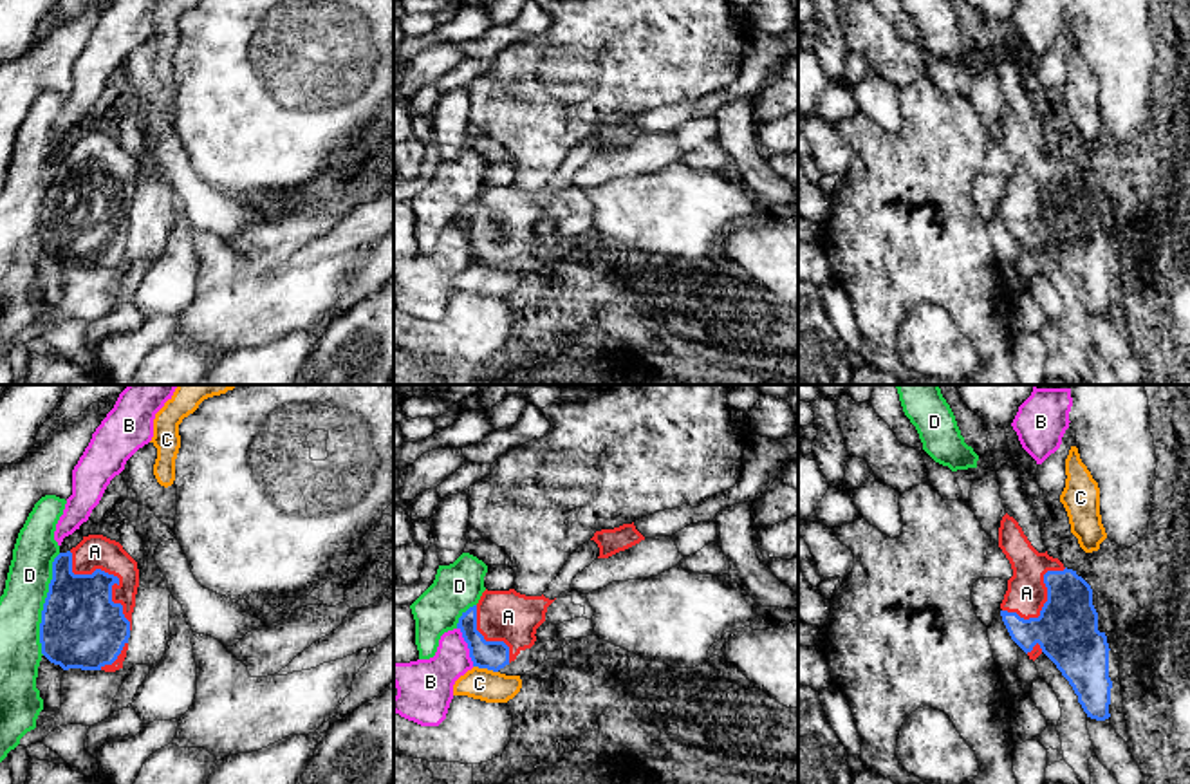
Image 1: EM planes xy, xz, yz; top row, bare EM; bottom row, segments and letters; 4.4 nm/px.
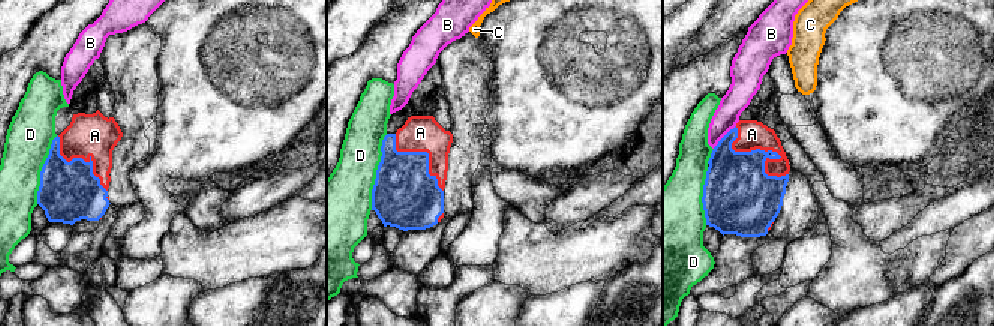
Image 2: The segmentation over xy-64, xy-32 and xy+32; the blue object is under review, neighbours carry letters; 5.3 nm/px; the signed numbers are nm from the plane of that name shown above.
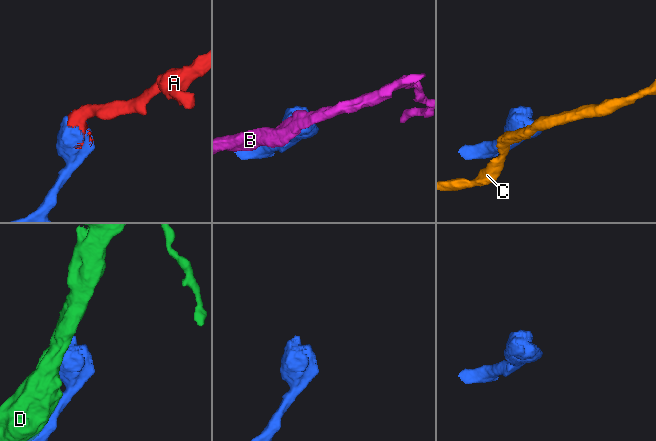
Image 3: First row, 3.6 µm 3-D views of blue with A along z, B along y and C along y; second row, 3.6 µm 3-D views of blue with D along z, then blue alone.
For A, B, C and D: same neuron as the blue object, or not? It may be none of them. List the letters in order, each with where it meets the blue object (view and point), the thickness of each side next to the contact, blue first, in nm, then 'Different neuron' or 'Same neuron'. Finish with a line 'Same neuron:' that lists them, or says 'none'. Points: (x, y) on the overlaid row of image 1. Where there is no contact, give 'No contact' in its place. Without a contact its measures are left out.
A: Touches blue at xy (112, 575). Thickness 340 nm (blue) against 160 nm. Same neuron
B: Touches blue at xz (468, 647). Thickness 130 nm (blue) against 240 nm. Different neuron
C: Touches blue at xz (486, 667). Thickness 130 nm (blue) against 140 nm. Different neuron
D: Touches blue at xy (44, 604). Thickness 360 nm (blue) against 190 nm. Different neuron
Same neuron: A

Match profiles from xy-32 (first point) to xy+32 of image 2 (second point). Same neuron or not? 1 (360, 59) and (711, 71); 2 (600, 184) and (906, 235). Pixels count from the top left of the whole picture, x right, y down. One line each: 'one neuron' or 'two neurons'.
1: one neuron
2: two neurons

